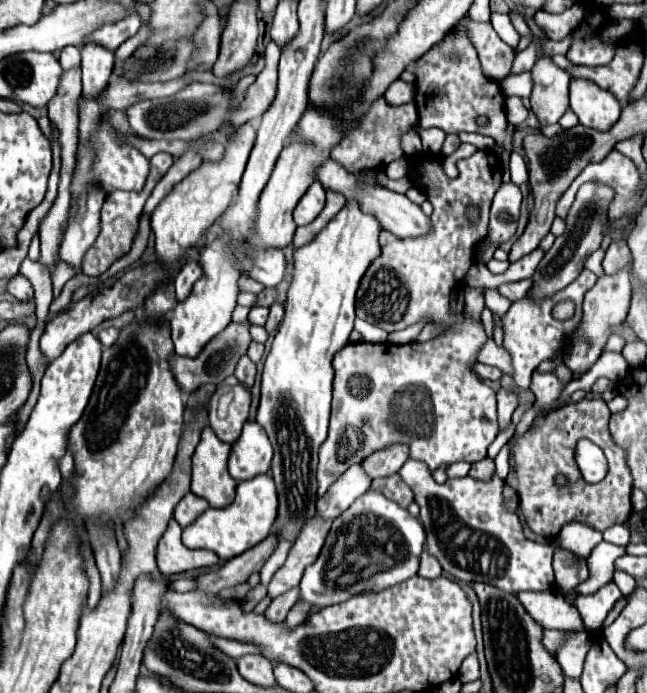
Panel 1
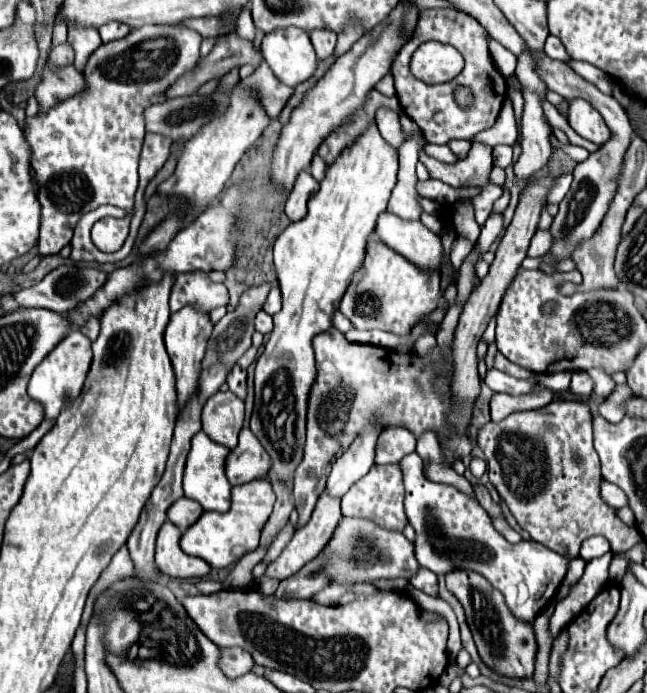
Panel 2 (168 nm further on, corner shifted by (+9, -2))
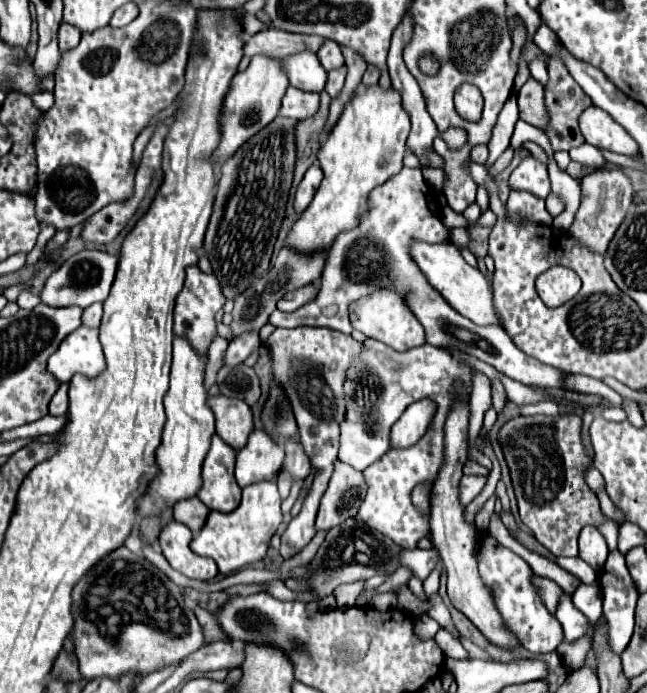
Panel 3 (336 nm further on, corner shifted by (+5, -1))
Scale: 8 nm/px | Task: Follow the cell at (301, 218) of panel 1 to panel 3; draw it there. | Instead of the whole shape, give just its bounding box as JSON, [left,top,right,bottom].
[293,165,323,213]

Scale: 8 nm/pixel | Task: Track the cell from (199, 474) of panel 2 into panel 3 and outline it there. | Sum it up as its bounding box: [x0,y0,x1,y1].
[197,435,241,513]

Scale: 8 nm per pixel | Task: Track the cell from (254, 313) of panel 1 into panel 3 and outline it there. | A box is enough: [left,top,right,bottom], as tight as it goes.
[269,167,567,387]

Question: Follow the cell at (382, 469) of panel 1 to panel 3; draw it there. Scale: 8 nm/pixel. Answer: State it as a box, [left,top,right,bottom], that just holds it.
[391,399,437,447]

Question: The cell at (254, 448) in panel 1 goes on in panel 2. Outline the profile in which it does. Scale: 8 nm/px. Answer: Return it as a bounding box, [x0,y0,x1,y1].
[225,428,271,486]

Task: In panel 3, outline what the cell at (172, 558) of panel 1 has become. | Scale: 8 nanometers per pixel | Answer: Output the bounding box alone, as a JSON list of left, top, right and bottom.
[159,521,219,581]

